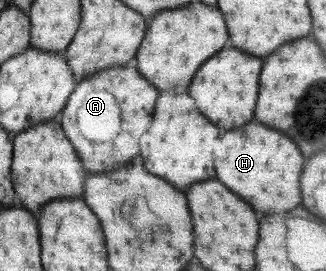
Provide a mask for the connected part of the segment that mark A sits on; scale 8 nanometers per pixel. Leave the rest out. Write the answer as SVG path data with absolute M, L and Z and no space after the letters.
M133 64L106 67L75 83L57 121L82 166L88 172L106 172L138 154L138 136L150 126L157 98L158 89L150 86Z

